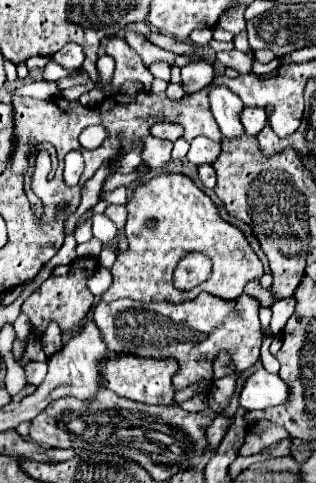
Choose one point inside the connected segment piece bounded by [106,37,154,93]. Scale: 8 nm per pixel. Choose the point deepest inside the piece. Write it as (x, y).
(129, 67)

